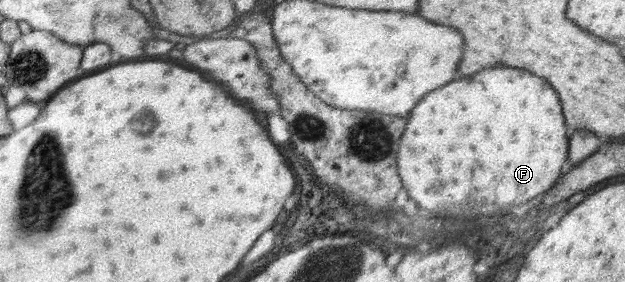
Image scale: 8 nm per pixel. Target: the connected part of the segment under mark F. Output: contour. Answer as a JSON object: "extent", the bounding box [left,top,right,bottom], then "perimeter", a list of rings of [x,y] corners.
{"extent":[401,67,571,219],"perimeter":[[[497,67],[497,69],[485,69],[485,73],[477,72],[473,77],[466,77],[460,80],[450,81],[437,93],[429,93],[413,113],[409,113],[409,133],[405,133],[405,141],[401,141],[401,181],[405,181],[405,189],[409,191],[409,197],[429,211],[447,211],[447,209],[479,209],[479,207],[489,207],[489,213],[494,219],[501,217],[501,211],[507,211],[515,205],[521,205],[547,189],[555,185],[563,173],[563,163],[568,160],[567,147],[571,147],[567,139],[567,127],[563,119],[563,103],[559,103],[559,94],[556,89],[545,81],[545,78],[531,75],[521,69],[507,69],[507,67]]]}

